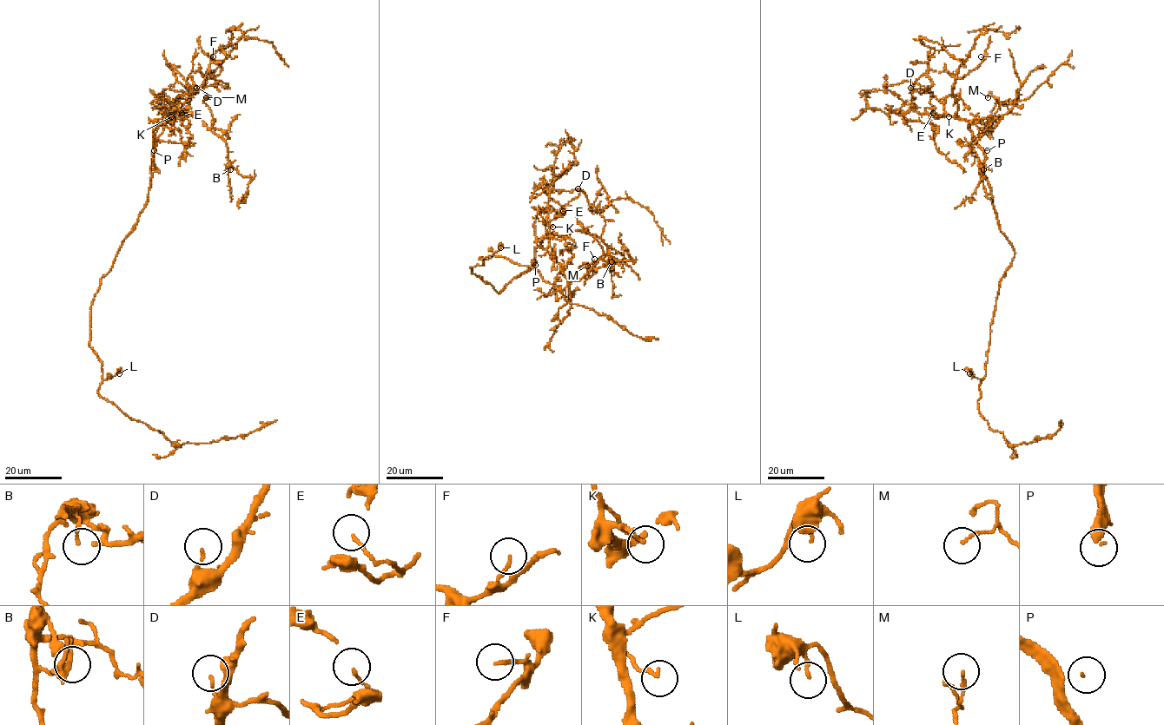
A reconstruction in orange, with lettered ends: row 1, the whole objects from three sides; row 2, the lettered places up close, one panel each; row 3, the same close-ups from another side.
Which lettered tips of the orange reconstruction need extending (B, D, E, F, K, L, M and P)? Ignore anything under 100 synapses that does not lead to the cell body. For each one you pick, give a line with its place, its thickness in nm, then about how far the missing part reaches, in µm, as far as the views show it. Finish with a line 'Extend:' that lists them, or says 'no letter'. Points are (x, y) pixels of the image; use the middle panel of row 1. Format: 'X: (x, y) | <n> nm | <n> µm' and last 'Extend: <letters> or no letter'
P: (535, 265) | 60 nm | 80 µm
Extend: P

